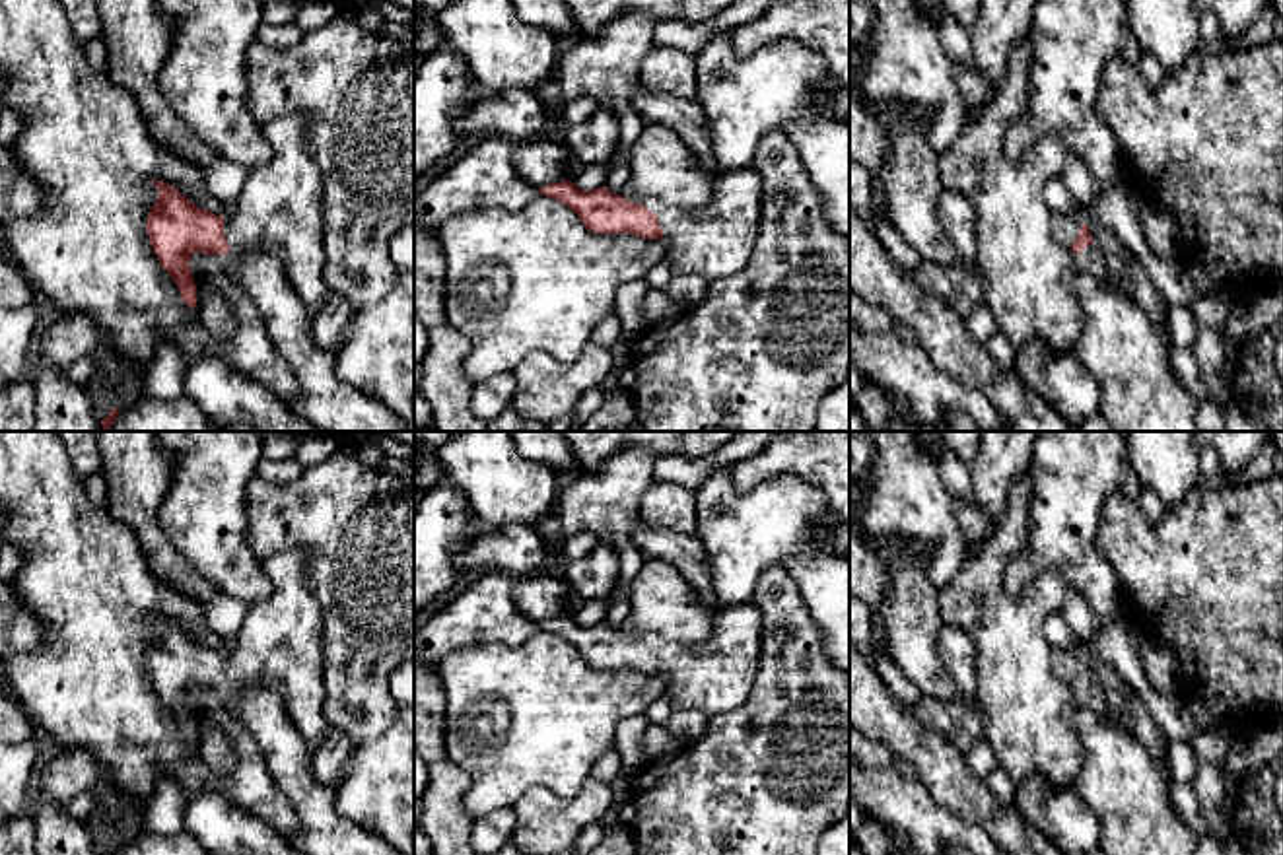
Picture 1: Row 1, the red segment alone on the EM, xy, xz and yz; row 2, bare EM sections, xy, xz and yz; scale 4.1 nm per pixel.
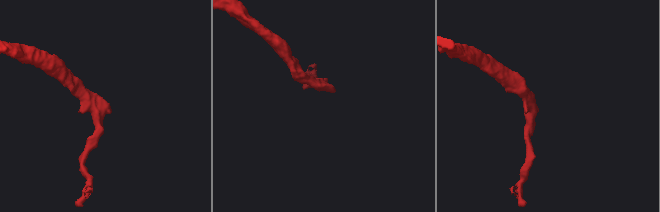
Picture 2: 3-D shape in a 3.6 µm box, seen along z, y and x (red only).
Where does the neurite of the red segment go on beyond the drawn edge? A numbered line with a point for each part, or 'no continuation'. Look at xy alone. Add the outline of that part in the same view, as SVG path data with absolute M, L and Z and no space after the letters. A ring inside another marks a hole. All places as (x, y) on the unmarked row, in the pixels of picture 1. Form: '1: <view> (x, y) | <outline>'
1: xy (278, 646) | M307 550L278 552L262 562L272 585L266 600L253 604L237 632L235 645L224 653L229 686L259 686L276 692L297 733L317 748L329 735L325 719L327 688L323 680L323 610L307 583Z

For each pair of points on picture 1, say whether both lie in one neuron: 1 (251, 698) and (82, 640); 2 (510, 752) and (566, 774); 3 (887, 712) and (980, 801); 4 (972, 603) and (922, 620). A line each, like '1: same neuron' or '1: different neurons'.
1: different neurons
2: same neuron
3: same neuron
4: different neurons

